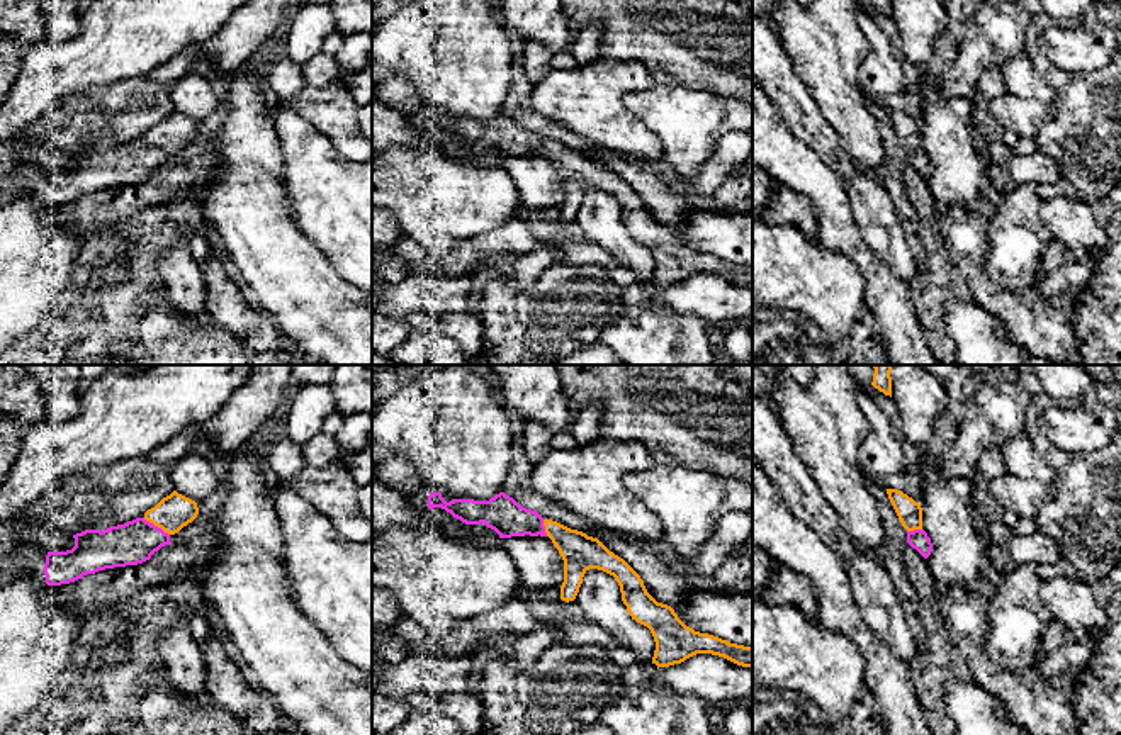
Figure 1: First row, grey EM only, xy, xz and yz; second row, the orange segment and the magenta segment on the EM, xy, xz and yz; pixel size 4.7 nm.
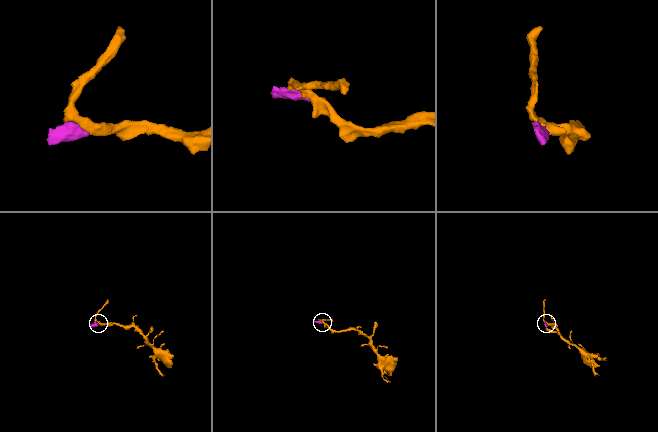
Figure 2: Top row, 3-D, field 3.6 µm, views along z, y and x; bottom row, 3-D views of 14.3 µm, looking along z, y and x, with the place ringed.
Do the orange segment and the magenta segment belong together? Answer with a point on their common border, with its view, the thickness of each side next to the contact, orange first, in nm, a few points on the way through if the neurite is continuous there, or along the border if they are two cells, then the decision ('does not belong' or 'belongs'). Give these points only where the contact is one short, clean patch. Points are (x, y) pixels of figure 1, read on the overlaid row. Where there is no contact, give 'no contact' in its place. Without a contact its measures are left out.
meets orange in xy at (157, 525); 170 nm thick on the orange side, 200 nm on the other; runs through xy (172, 513), (157, 525), (135, 542); belongs

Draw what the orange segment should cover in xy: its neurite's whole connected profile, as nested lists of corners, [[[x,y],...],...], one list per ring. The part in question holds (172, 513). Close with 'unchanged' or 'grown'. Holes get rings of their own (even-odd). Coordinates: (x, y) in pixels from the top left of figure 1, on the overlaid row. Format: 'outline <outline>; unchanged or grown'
outline [[[173,491],[143,518],[104,531],[85,530],[73,535],[71,550],[46,552],[37,545],[19,545],[0,558],[0,587],[29,574],[48,586],[61,586],[99,570],[143,564],[161,547],[172,545],[170,536],[197,514],[197,502]]]; grown

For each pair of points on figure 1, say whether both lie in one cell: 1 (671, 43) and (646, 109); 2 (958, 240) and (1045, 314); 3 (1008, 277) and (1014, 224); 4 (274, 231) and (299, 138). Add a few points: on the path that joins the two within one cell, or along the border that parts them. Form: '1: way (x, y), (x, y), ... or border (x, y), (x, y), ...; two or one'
1: border (656, 82), (683, 84), (695, 89); two
2: way (970, 267), (974, 277), (997, 301), (1018, 311); one
3: way (1013, 263), (1014, 238); one
4: border (281, 150), (282, 189), (292, 221), (298, 226); two

